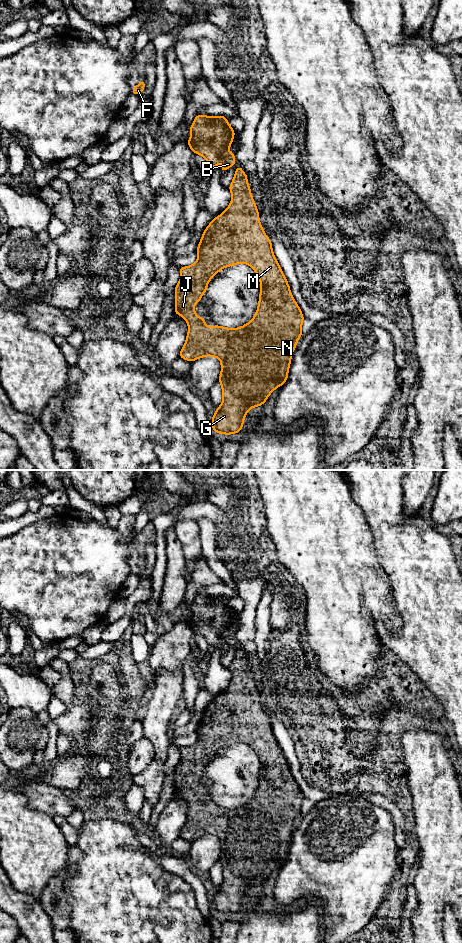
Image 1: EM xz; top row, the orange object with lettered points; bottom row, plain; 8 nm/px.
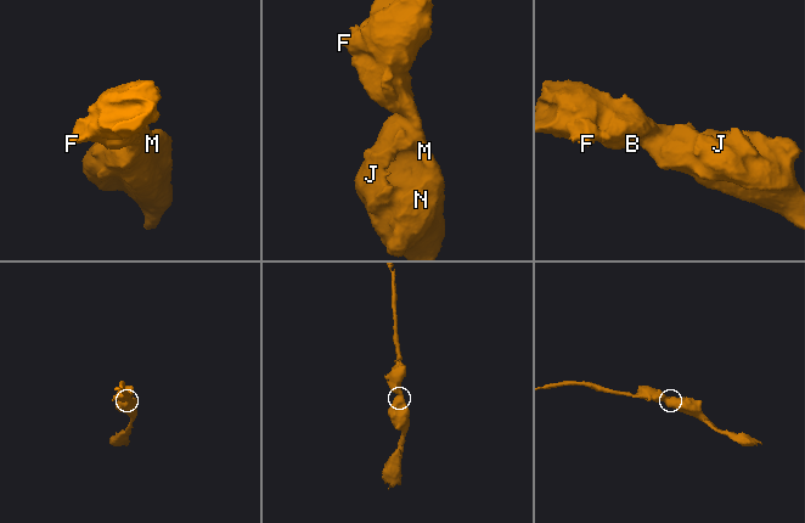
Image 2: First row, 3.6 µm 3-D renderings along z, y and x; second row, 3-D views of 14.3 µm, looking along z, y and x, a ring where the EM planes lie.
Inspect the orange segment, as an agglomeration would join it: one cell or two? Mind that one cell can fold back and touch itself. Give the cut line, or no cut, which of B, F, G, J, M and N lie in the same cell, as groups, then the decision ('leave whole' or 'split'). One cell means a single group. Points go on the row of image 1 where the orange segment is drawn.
no cut | B F G J M N | leave whole

